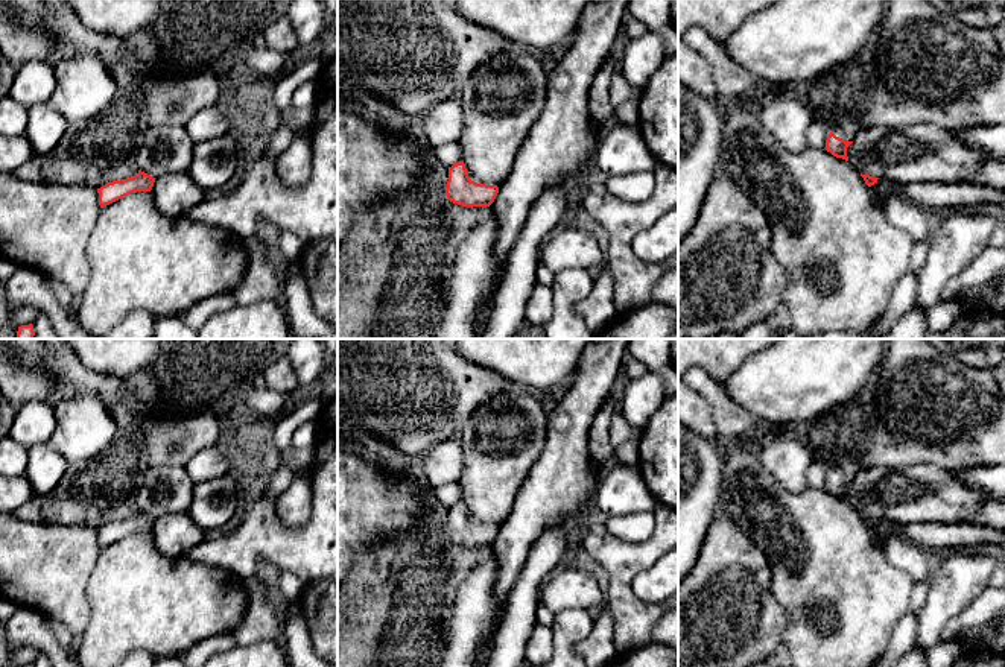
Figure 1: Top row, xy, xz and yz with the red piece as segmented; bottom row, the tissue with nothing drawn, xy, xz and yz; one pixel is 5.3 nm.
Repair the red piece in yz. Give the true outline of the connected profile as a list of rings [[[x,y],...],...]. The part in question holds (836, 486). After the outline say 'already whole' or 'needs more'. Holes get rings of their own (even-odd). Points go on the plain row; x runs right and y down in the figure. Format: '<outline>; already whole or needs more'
[[[889,339],[870,415],[874,431],[868,447],[858,456],[827,465],[826,491],[836,498],[848,501],[847,488],[859,471],[871,466],[902,469],[909,465],[935,465],[955,473],[1005,463],[1005,397],[991,371],[959,363],[926,339]]]; needs more

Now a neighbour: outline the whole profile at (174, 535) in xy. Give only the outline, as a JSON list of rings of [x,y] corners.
[[[187,514],[157,518],[151,533],[155,547],[169,558],[182,558],[192,547],[211,535],[202,530]]]

